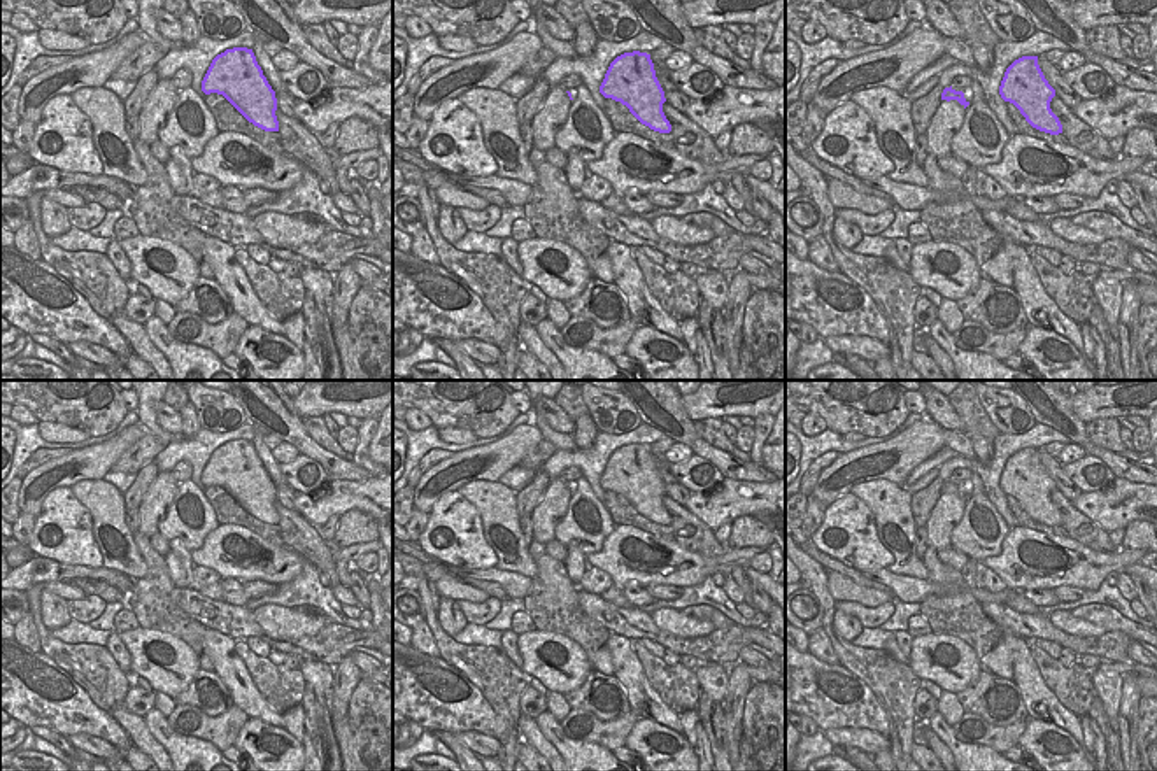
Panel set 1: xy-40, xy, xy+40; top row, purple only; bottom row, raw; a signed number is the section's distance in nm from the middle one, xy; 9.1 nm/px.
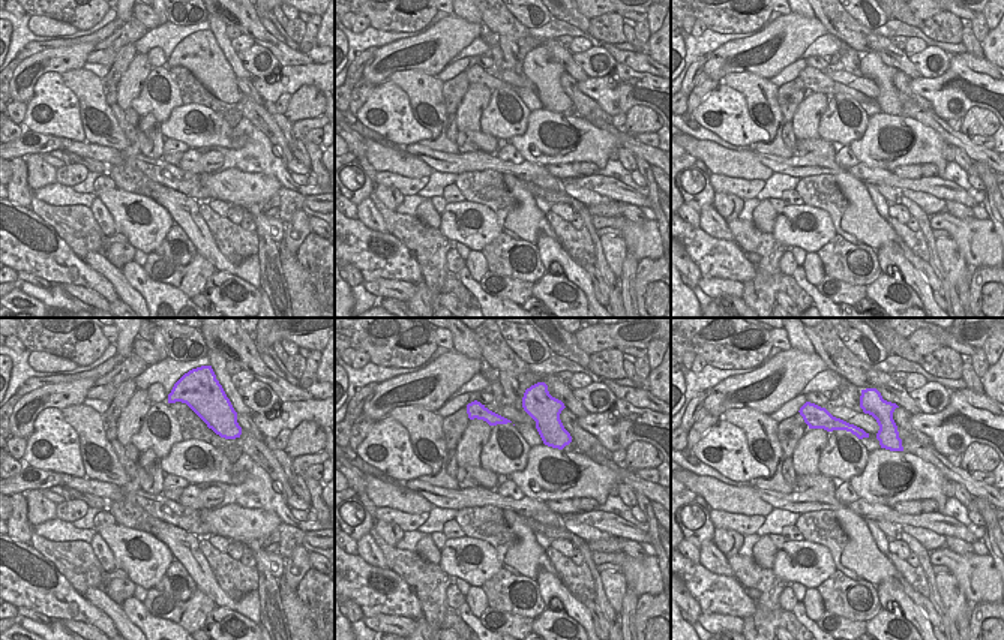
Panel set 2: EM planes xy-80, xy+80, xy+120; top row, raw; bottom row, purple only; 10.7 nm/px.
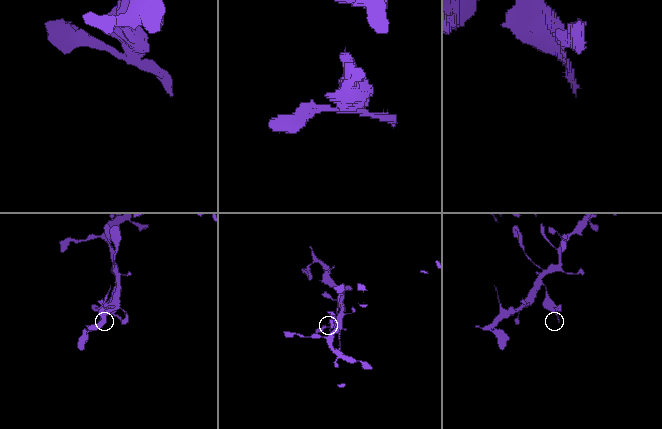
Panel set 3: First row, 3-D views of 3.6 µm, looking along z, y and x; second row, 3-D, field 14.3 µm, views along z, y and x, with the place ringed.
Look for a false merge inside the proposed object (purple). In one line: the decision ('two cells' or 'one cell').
two cells

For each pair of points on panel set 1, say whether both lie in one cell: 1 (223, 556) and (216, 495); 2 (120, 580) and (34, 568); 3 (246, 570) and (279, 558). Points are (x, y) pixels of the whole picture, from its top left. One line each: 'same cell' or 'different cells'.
1: different cells
2: same cell
3: same cell

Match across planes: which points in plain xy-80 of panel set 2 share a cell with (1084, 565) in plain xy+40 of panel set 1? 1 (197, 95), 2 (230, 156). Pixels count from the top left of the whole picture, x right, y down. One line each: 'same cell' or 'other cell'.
1: other cell
2: other cell

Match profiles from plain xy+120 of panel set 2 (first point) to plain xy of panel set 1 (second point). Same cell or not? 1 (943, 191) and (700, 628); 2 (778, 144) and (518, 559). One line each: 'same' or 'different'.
1: different
2: same

